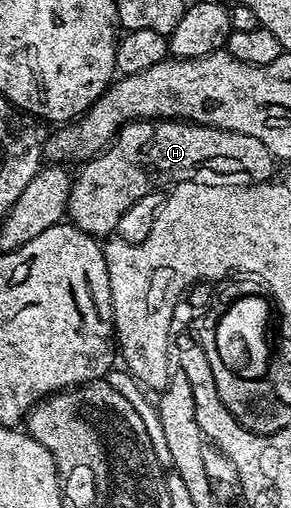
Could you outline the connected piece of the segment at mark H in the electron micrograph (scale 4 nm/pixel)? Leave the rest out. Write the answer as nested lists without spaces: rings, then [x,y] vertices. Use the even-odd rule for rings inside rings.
[[[131,120],[129,124],[121,126],[103,152],[87,161],[80,173],[75,173],[66,216],[88,236],[108,238],[115,233],[112,231],[119,226],[120,219],[139,200],[146,199],[159,188],[167,189],[187,180],[210,186],[263,184],[273,179],[272,164],[272,152],[266,150],[258,138],[250,138],[246,134],[211,128],[205,124],[189,124],[187,120]]]

